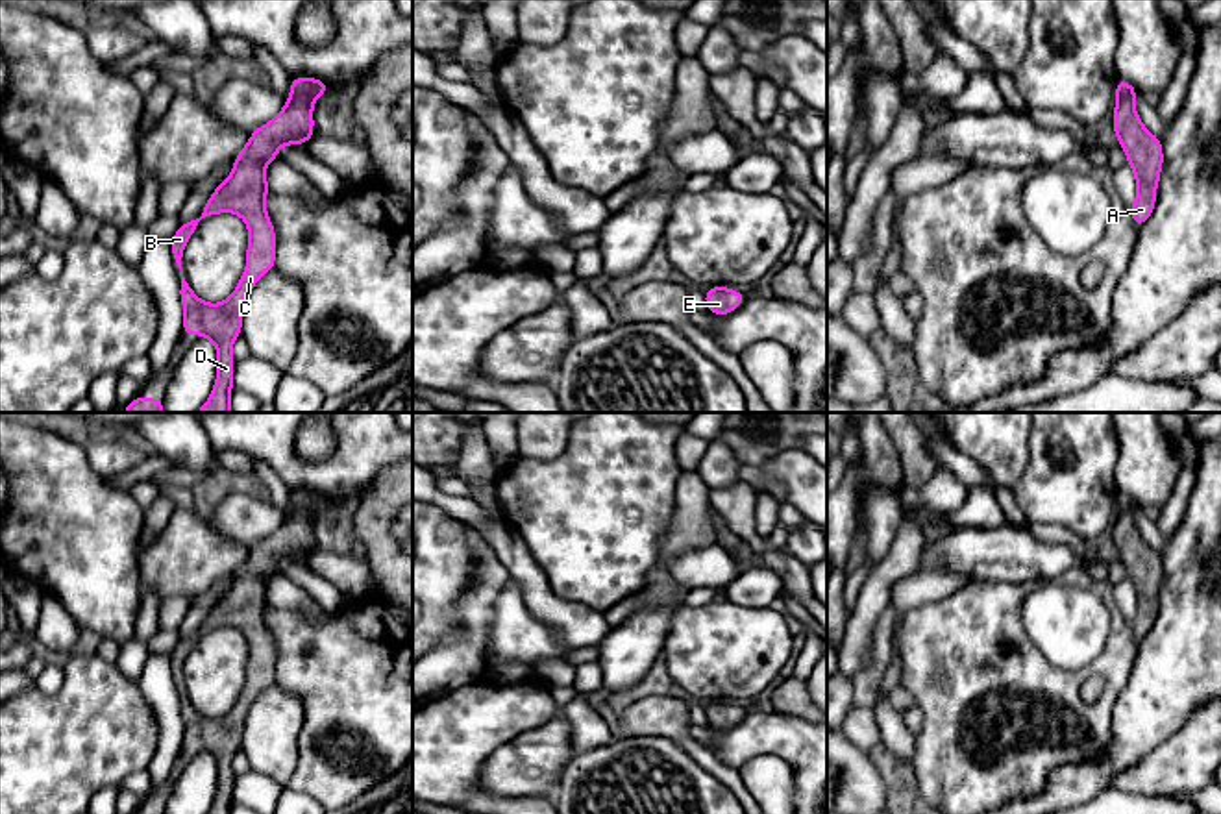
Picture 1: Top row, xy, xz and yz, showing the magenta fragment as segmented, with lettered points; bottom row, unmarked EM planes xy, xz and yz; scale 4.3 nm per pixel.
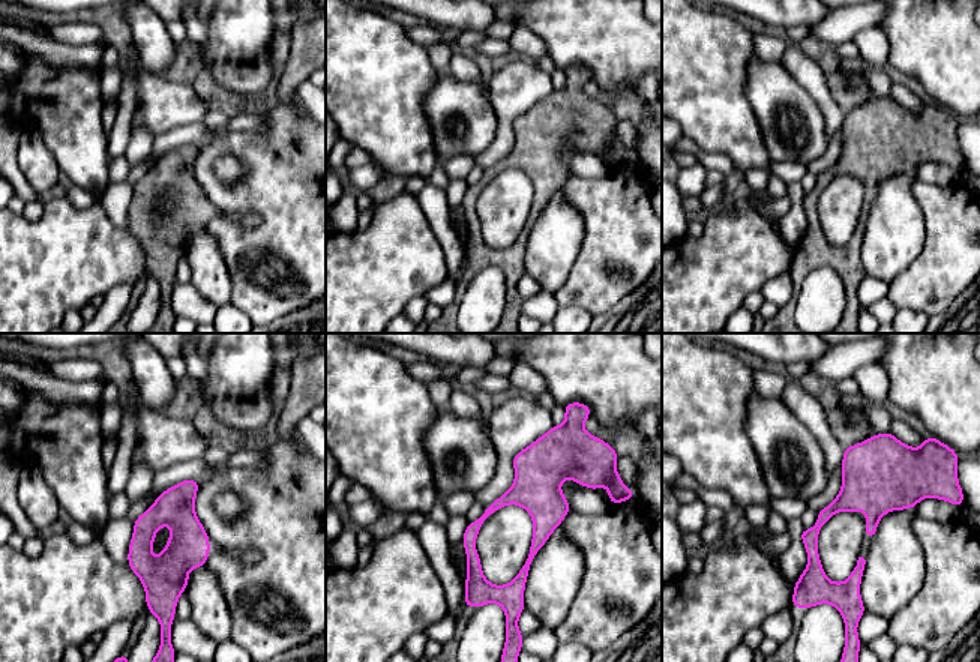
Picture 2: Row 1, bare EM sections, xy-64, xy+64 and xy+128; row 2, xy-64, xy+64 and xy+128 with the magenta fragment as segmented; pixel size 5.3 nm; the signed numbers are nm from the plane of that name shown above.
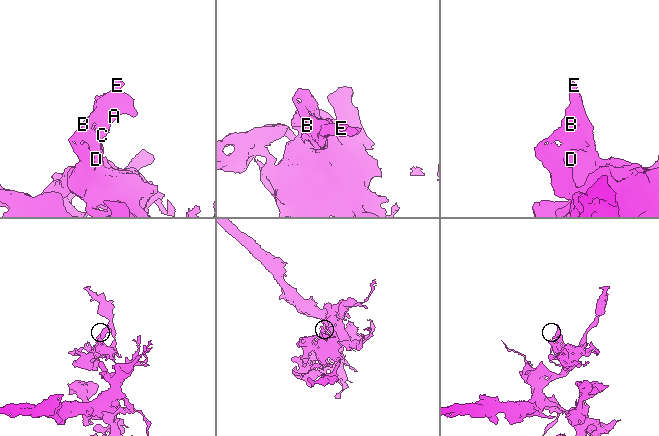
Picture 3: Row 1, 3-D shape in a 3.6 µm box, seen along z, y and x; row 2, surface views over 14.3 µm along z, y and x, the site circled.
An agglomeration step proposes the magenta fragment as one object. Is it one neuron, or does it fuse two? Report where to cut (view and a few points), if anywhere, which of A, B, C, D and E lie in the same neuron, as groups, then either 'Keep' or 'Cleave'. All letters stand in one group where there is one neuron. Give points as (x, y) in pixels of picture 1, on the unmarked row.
No split. Groups: A B C D E. Keep

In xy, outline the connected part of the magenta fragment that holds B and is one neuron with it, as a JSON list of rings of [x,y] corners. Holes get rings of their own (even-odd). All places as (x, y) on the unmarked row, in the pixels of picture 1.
[[[292,492],[290,511],[283,524],[270,536],[252,546],[248,557],[231,575],[231,588],[213,605],[202,627],[181,638],[170,653],[183,718],[181,747],[205,751],[216,762],[216,796],[207,814],[231,812],[235,781],[231,760],[242,747],[246,712],[255,697],[276,681],[276,644],[265,620],[270,607],[266,577],[279,574],[278,566],[283,559],[303,561],[314,553],[314,514],[329,505],[329,500],[318,492]],[[220,627],[239,629],[246,636],[246,683],[228,714],[209,718],[200,714],[187,696],[183,664],[196,642],[207,631]]]

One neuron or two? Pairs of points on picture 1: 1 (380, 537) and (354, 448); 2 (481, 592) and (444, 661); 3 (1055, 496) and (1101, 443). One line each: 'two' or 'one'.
1: two
2: one
3: one

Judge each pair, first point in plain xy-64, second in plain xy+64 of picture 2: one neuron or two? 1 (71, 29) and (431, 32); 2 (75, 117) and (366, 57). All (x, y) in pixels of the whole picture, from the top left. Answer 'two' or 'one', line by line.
1: one
2: one

